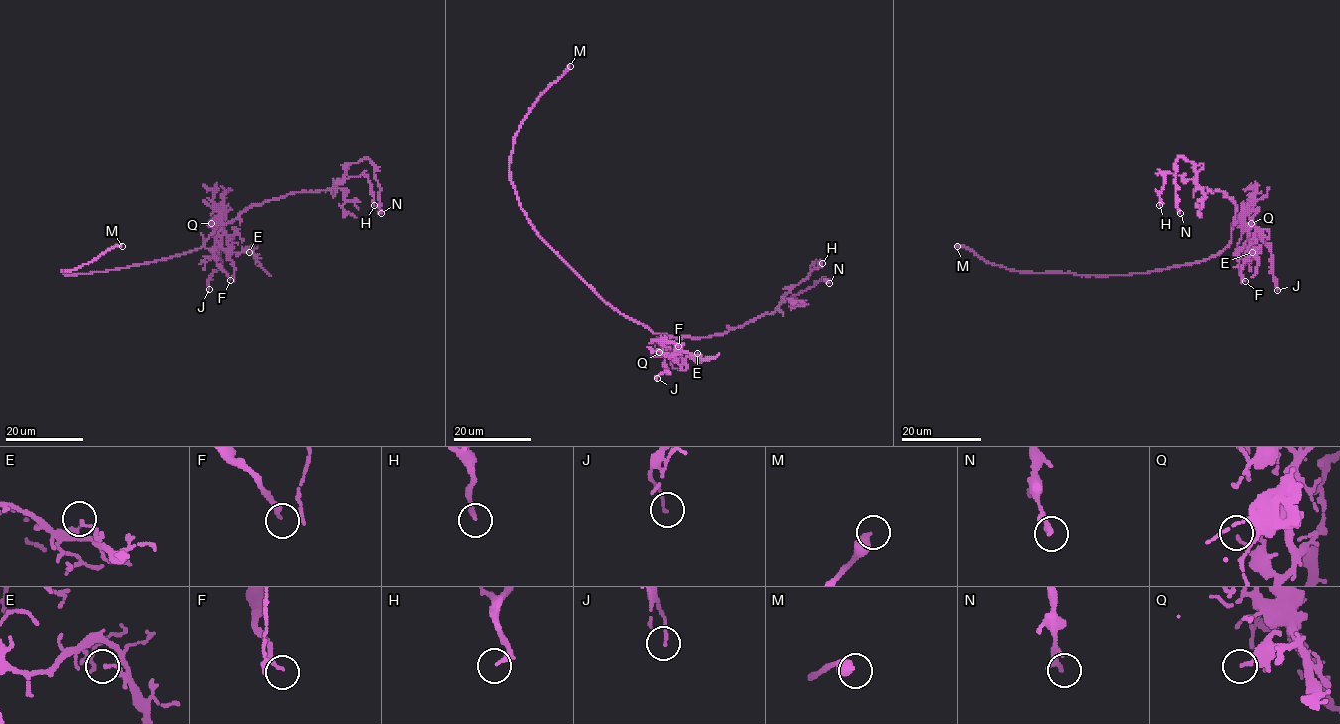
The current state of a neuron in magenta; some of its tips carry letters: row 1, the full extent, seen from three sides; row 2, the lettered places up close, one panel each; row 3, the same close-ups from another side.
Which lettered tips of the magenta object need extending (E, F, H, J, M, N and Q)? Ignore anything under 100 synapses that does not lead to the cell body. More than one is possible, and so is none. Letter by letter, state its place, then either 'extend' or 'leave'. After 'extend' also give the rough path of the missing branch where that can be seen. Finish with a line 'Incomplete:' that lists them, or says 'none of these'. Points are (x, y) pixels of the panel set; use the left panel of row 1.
E: (249, 252) | leave
F: (230, 280) | leave
H: (374, 205) | leave
J: (209, 289) | leave
M: (122, 246) | extend | (122, 246), (129, 244), (122, 245), (125, 234), (107, 204), (63, 177), (72, 157), (92, 147), (90, 135)
N: (381, 213) | leave
Q: (211, 223) | leave
Incomplete: M

